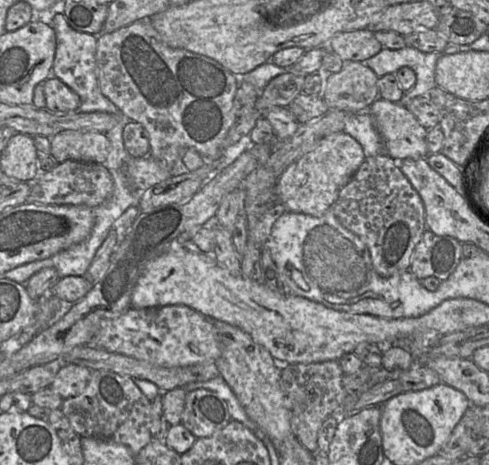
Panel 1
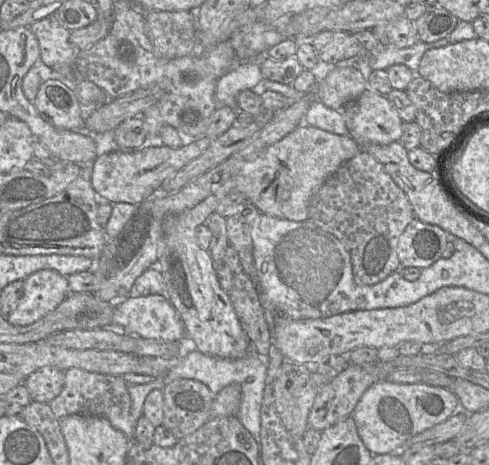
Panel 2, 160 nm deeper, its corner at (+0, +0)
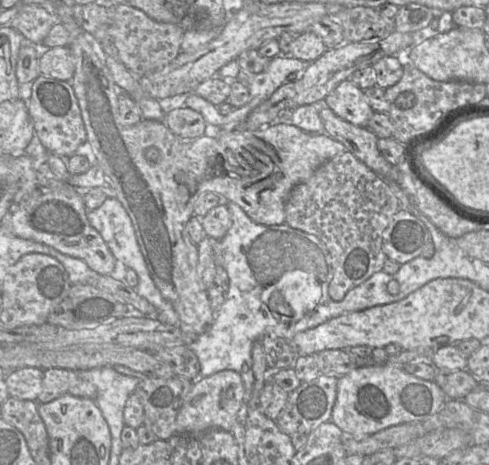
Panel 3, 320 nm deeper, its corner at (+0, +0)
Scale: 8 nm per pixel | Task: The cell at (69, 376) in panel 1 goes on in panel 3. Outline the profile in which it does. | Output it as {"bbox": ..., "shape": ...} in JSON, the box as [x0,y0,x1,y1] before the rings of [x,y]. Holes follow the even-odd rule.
{"bbox":[4,367,44,401],"shape":[[[25,367],[7,374],[4,381],[9,397],[35,401],[42,391],[44,370]]]}

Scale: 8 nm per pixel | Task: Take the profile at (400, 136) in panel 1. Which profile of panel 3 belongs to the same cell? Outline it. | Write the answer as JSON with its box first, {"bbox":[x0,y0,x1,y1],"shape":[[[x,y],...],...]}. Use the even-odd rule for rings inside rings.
{"bbox":[322,80,374,127],"shape":[[[350,80],[339,83],[322,104],[331,109],[337,117],[359,127],[367,127],[374,113],[363,90]]]}

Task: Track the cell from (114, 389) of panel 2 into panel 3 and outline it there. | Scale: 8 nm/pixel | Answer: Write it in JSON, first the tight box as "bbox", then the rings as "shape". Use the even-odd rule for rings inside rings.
{"bbox":[36,368,97,403],"shape":[[[62,368],[44,370],[42,391],[36,401],[49,403],[65,394],[95,400],[97,388],[81,379],[75,371]]]}

